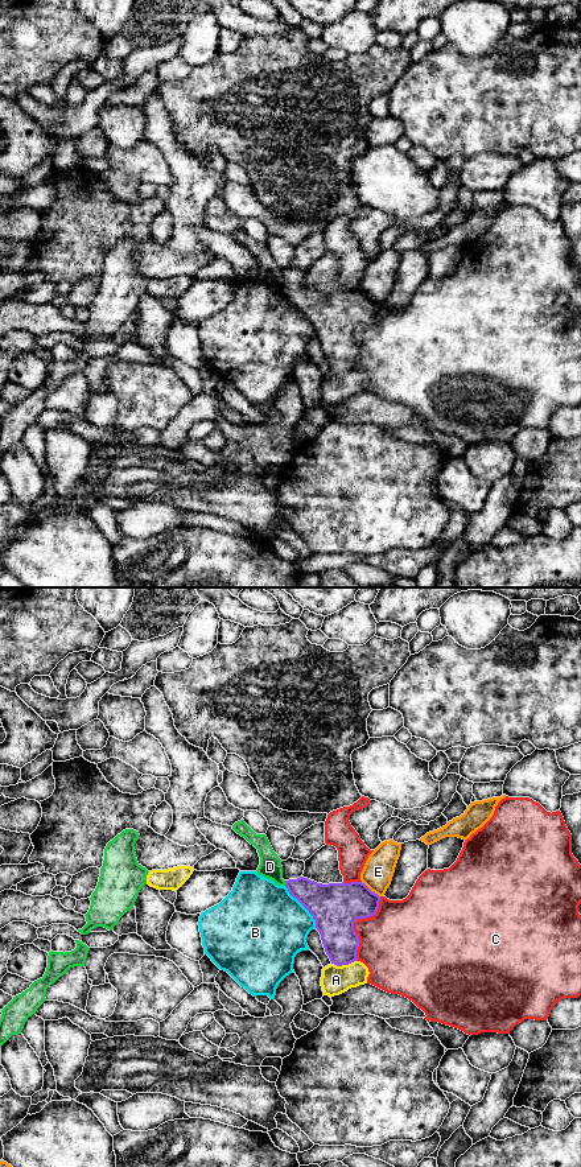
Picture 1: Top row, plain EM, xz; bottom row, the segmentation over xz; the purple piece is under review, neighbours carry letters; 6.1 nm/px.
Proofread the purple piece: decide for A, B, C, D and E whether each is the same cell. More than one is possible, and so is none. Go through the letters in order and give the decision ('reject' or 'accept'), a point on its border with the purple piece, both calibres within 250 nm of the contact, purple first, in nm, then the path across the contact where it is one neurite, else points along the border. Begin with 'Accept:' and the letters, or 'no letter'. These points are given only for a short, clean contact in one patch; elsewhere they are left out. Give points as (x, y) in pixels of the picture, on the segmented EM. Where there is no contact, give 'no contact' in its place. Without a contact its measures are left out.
Accept: no letter
A: reject | xz (343, 964) | 220/180 nm
B: reject | xz (304, 906) | 300/460 nm
C: reject | xz (354, 922) | 300/380 nm
D: reject | xz (285, 883) | 200/130 nm | along xz (284, 881), (285, 885)
E: reject | xz (369, 889) | 300/190 nm

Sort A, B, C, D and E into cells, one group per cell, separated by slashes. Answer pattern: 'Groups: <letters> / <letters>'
Groups: A / B / C / D / E

